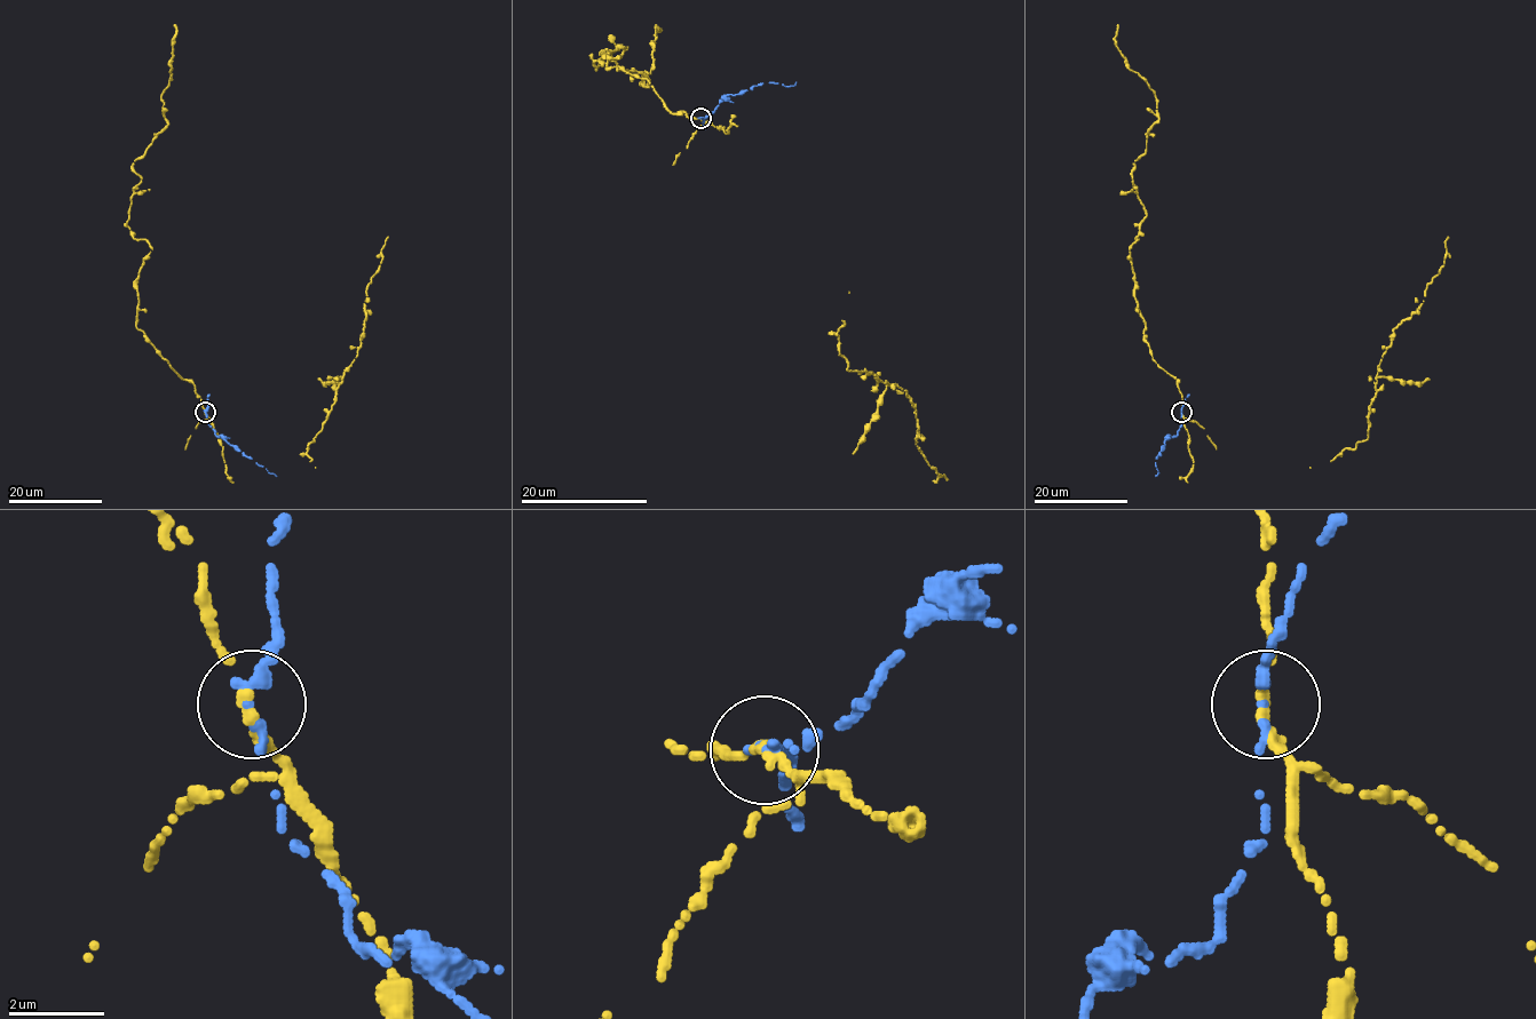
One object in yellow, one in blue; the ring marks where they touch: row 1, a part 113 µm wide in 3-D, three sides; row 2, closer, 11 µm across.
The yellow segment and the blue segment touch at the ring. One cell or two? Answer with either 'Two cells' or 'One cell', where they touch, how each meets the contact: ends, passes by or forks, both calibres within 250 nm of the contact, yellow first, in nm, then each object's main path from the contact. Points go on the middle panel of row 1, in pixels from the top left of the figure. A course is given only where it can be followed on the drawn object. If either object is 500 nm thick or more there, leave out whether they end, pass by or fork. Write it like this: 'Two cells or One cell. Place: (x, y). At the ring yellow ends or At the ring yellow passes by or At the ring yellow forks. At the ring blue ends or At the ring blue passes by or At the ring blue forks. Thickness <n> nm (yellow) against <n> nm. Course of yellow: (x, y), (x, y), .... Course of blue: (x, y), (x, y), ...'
Two cells. Place: (701, 118). At the ring yellow passes by. At the ring blue ends. Thickness 190 nm (yellow) against 280 nm. Course of yellow: (699, 118), (604, 68), (627, 47), (595, 70), (612, 50), (600, 54), (644, 87), (658, 30). Course of blue: (699, 118), (712, 112), (727, 95), (738, 95), (753, 85), (769, 82), (786, 87), (797, 82)

